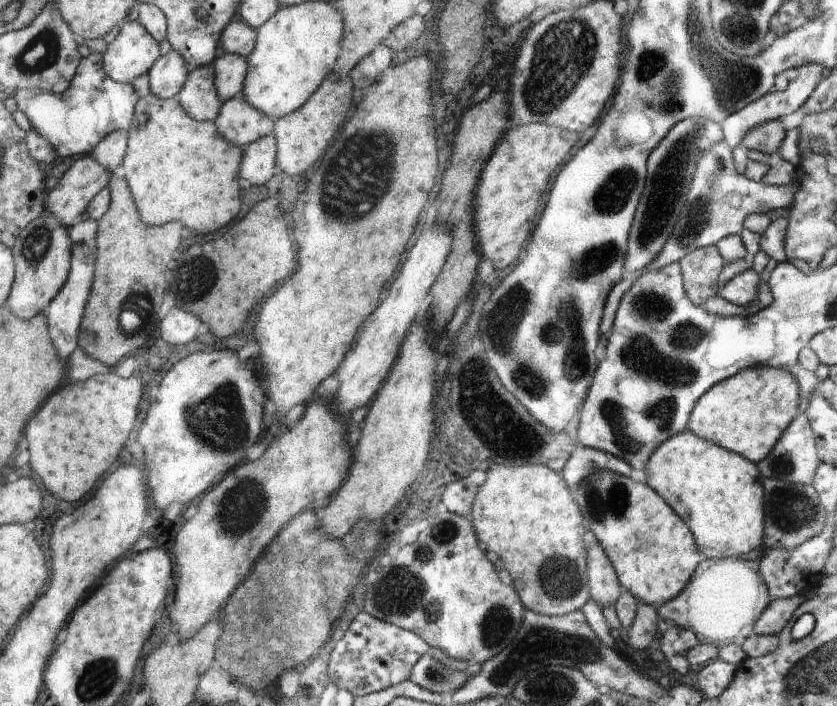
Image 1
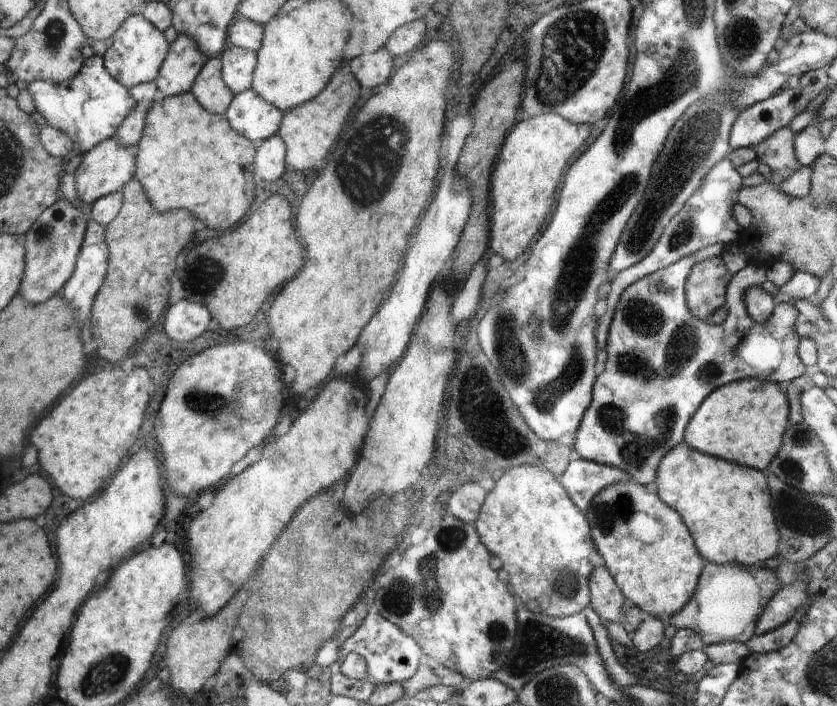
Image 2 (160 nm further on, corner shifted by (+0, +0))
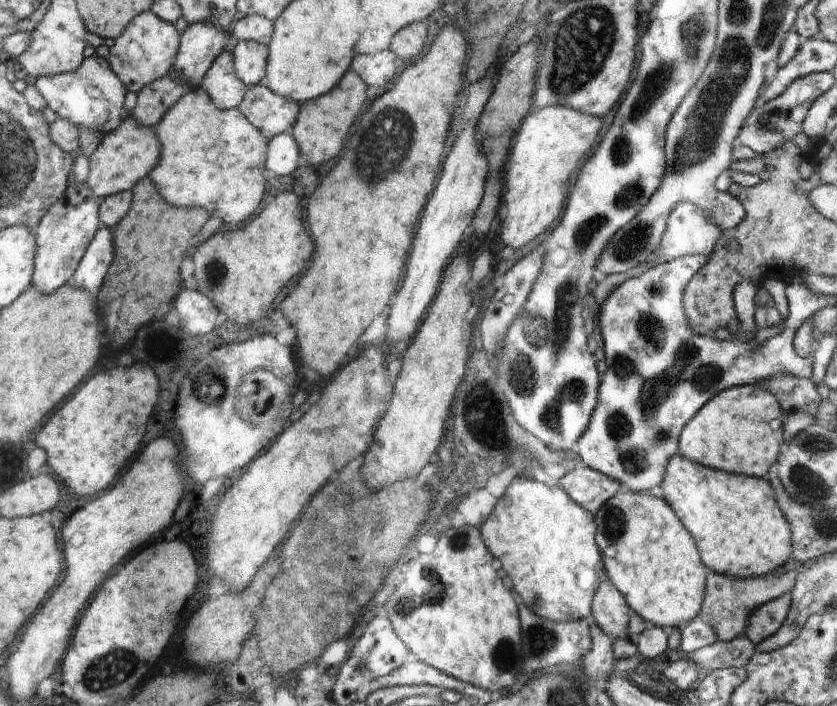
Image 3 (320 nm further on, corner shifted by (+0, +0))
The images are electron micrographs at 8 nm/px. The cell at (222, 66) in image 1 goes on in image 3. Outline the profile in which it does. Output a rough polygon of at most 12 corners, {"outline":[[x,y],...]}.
{"outline":[[239,41],[231,52],[235,74],[248,87],[267,77],[270,52]]}

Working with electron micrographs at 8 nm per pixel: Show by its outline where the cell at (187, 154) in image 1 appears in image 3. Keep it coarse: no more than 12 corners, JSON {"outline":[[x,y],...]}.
{"outline":[[191,87],[154,128],[166,202],[256,212],[268,140]]}

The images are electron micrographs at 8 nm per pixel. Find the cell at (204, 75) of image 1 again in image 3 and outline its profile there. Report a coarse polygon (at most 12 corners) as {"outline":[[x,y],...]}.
{"outline":[[223,51],[199,82],[212,102],[238,107],[248,86]]}

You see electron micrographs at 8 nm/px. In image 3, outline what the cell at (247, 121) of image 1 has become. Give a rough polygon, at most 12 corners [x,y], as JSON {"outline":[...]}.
{"outline":[[263,83],[238,110],[262,136],[292,133],[299,104]]}

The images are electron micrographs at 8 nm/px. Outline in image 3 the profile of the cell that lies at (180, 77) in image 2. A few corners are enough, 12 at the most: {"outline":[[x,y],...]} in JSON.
{"outline":[[214,22],[189,25],[171,73],[191,87],[224,51]]}

